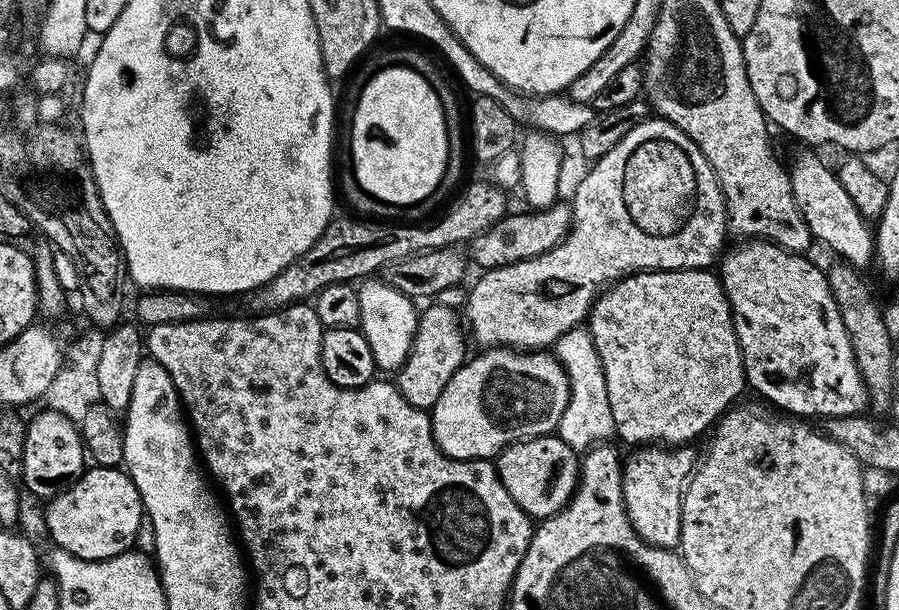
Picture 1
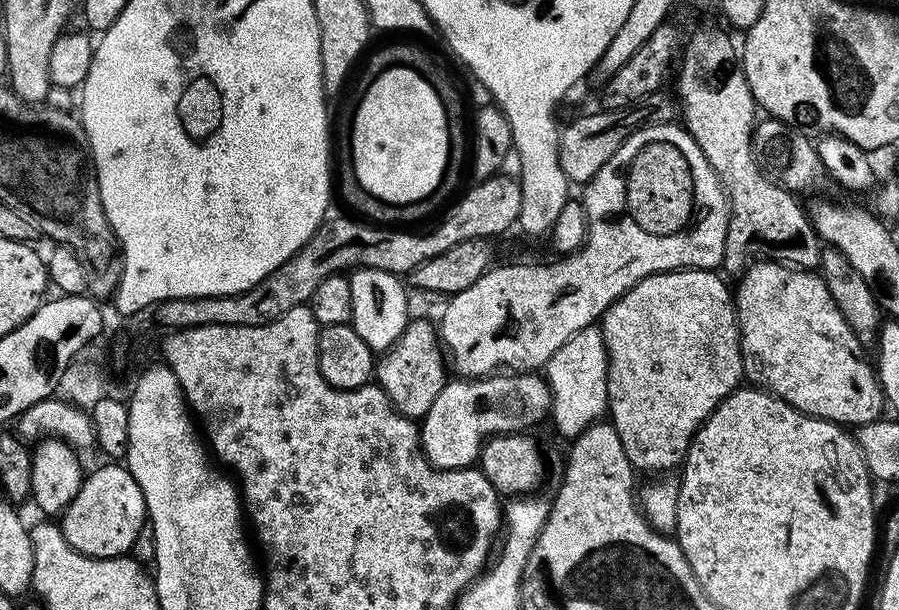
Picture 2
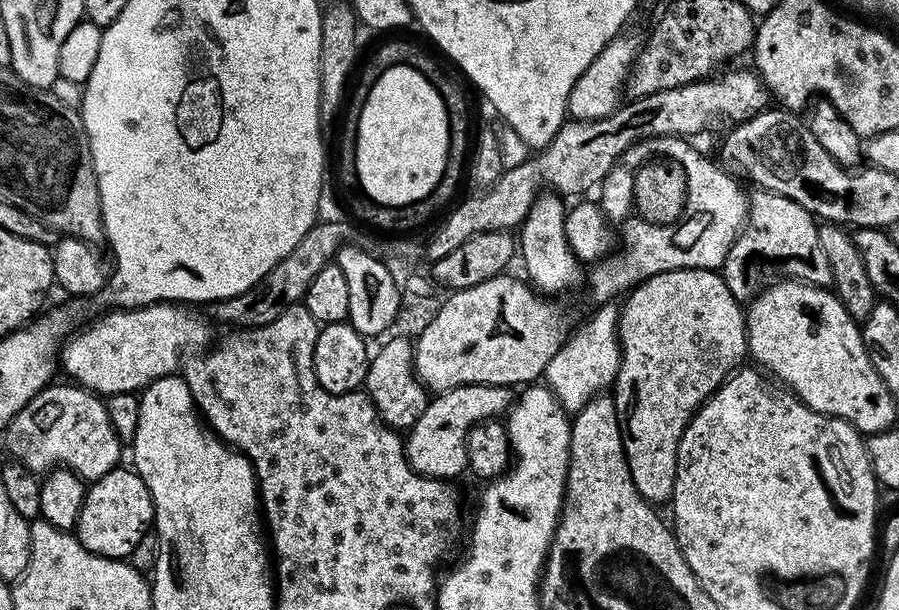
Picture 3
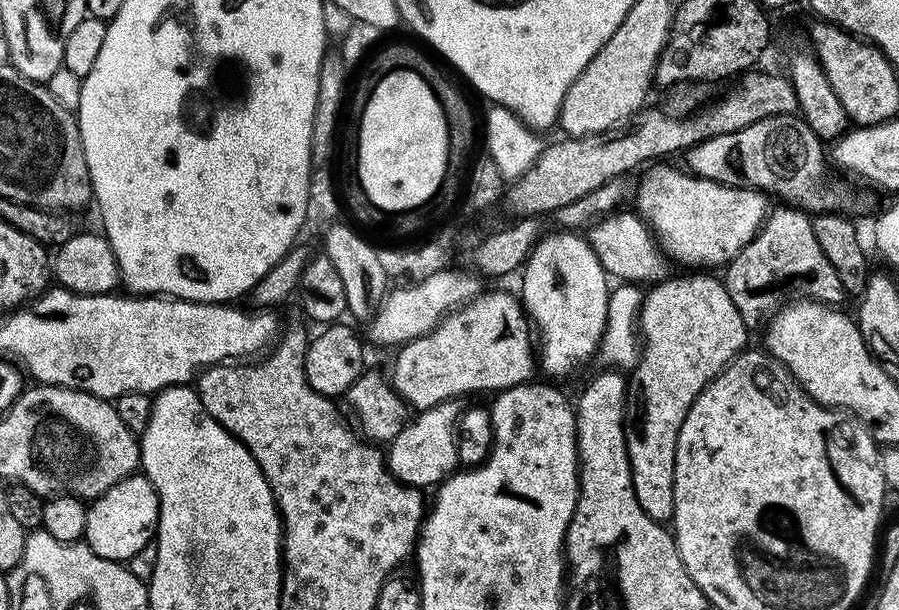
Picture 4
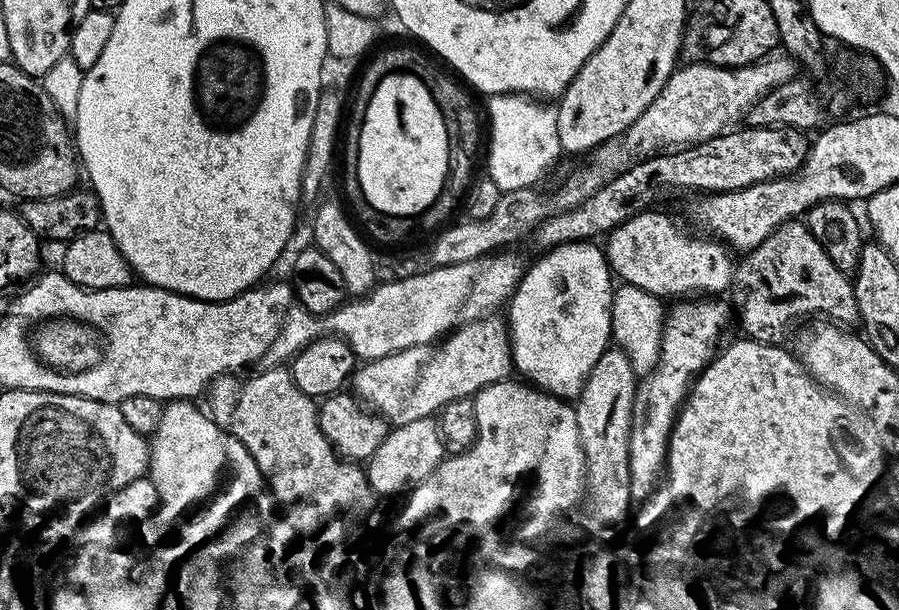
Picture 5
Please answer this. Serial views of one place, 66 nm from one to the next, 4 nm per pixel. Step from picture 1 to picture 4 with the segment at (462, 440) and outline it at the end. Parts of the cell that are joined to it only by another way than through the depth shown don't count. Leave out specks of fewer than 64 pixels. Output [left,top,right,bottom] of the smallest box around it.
[386,400,461,490]

